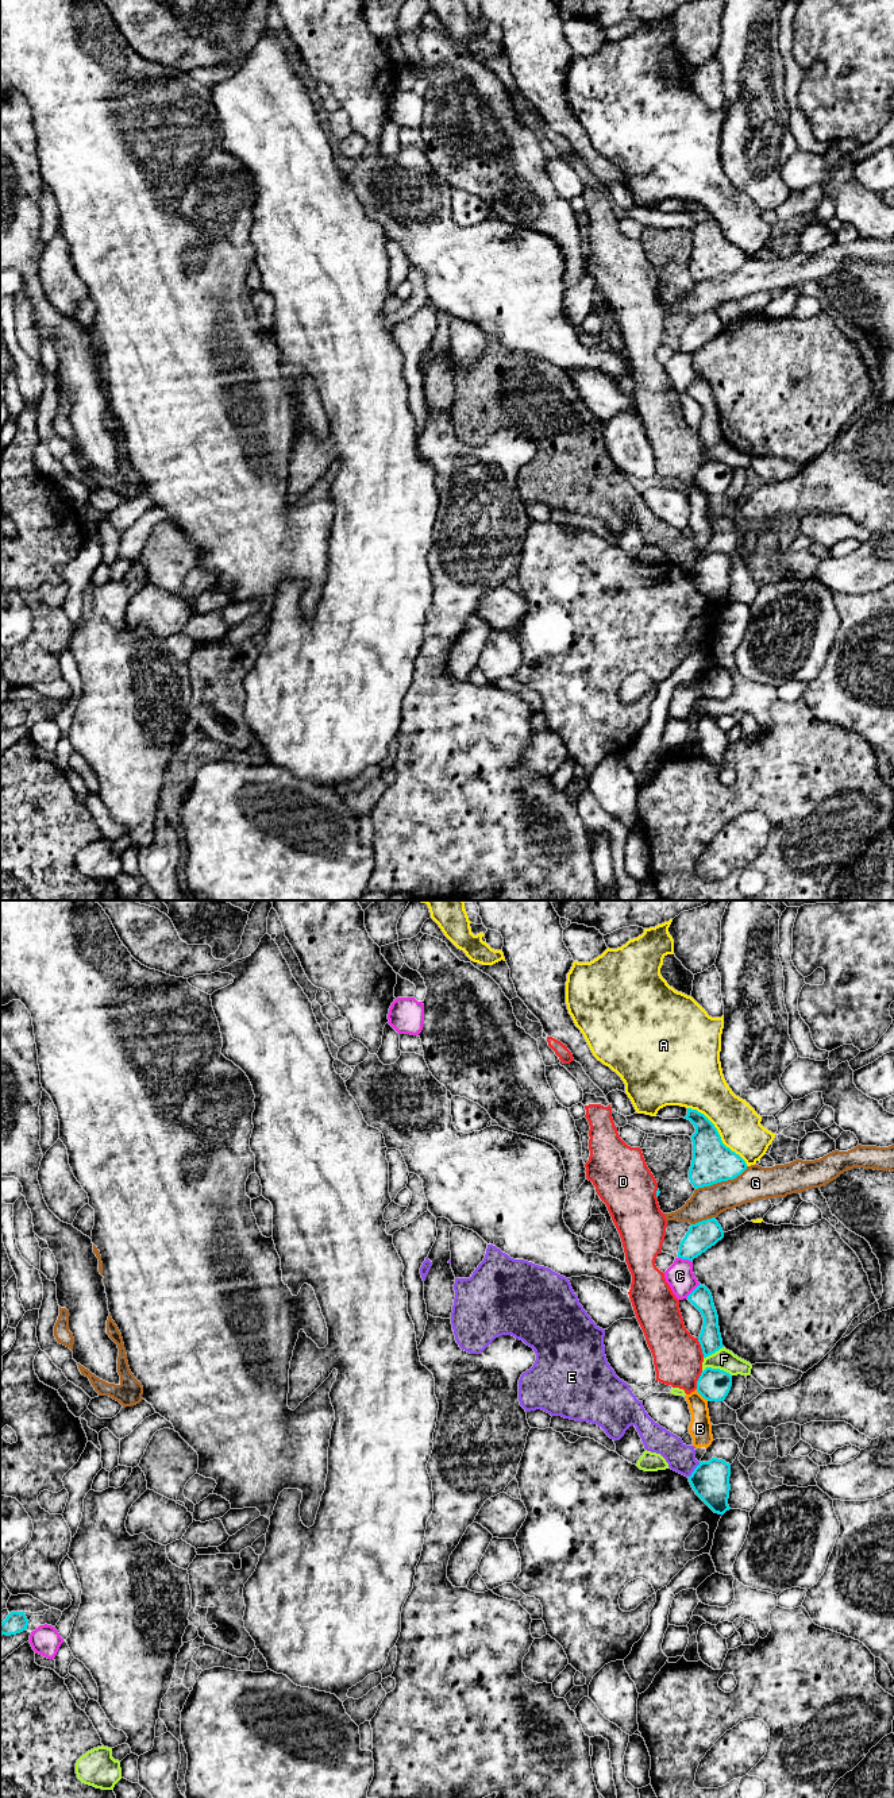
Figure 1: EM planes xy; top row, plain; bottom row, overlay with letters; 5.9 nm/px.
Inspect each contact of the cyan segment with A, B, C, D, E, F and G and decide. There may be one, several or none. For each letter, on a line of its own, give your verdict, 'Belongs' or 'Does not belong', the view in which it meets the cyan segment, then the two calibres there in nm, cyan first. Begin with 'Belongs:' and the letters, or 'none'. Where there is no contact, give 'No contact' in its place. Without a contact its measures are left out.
Belongs: none
A: Does not belong. Touches cyan in xy. Thickness 240 nm (cyan) against 260 nm
B: Does not belong. Touches cyan in xy. Thickness 190 nm (cyan) against 140 nm
C: Does not belong. Touches cyan in xy. Thickness 130 nm (cyan) against 170 nm
D: Does not belong. Touches cyan in xy. Thickness 130 nm (cyan) against 300 nm
E: Does not belong. Touches cyan in xy. Thickness 220 nm (cyan) against 170 nm
F: Does not belong. Touches cyan in xy. Thickness 190 nm (cyan) against 130 nm
G: Does not belong. Touches cyan in xy. Thickness 240 nm (cyan) against 200 nm

